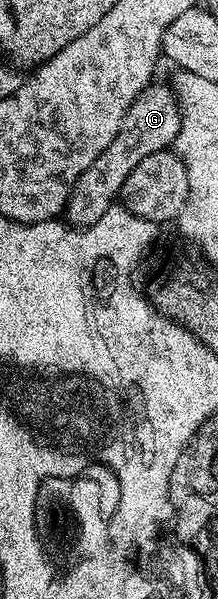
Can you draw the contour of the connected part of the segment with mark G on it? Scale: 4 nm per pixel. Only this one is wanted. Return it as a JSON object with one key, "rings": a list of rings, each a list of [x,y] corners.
{"rings":[[[151,83],[139,94],[135,103],[131,103],[123,127],[119,127],[119,135],[115,135],[115,139],[103,147],[99,159],[95,159],[95,163],[91,163],[91,167],[87,167],[87,171],[83,171],[83,175],[79,175],[73,184],[63,210],[70,226],[84,227],[95,223],[95,219],[100,216],[107,215],[109,208],[120,198],[127,175],[135,171],[136,165],[147,155],[169,149],[176,142],[181,130],[181,108],[177,94],[174,93],[172,84],[157,84]]]}

